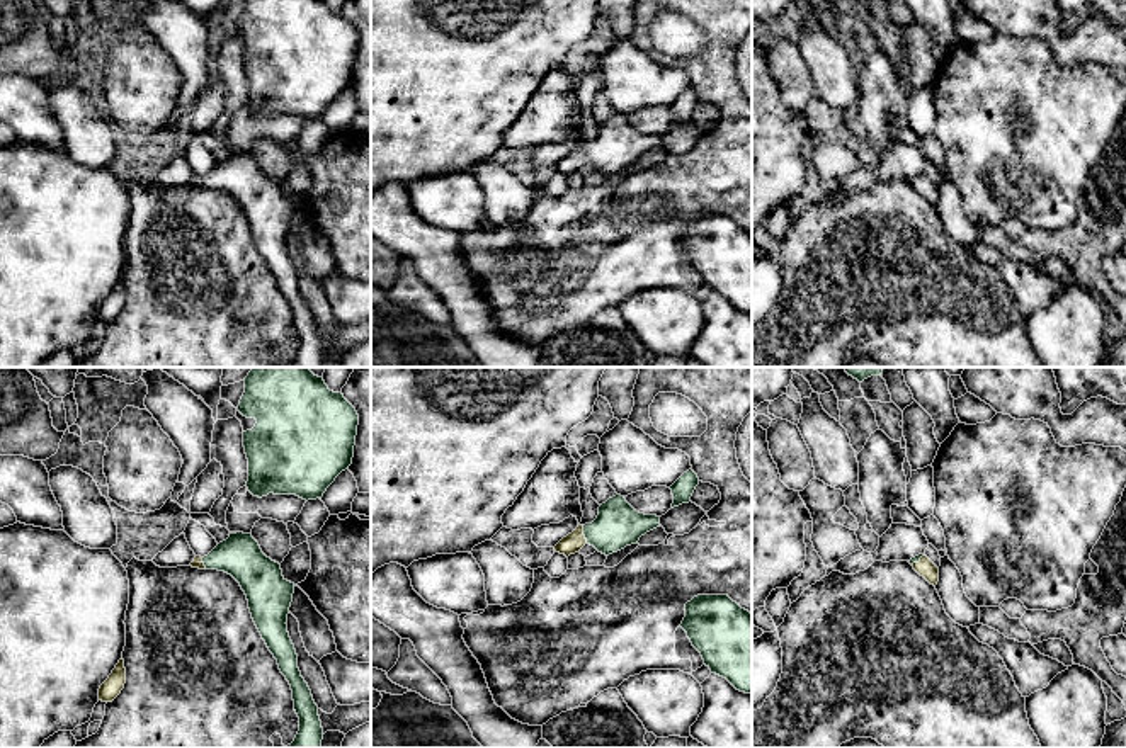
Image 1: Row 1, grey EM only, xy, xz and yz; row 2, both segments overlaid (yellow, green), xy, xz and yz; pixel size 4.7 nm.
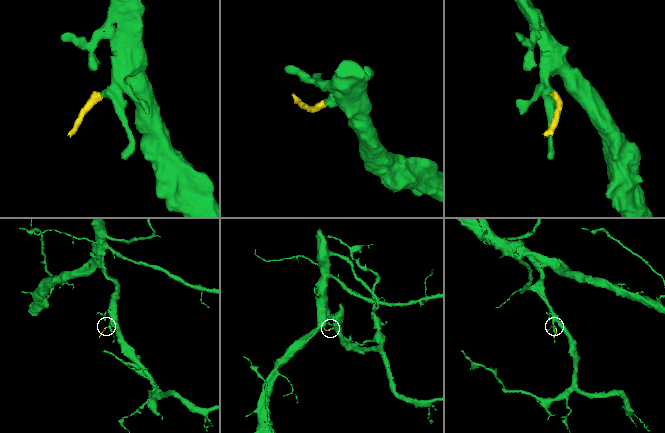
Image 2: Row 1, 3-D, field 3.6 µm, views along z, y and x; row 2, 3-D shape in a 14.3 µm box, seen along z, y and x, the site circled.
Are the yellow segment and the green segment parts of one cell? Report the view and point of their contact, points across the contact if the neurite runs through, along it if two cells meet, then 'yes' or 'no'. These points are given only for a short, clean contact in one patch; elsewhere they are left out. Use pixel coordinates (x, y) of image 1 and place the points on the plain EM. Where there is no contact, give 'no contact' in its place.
xz (582, 153) | across xz (570, 164), (582, 153), (608, 153), (618, 143) | yes

